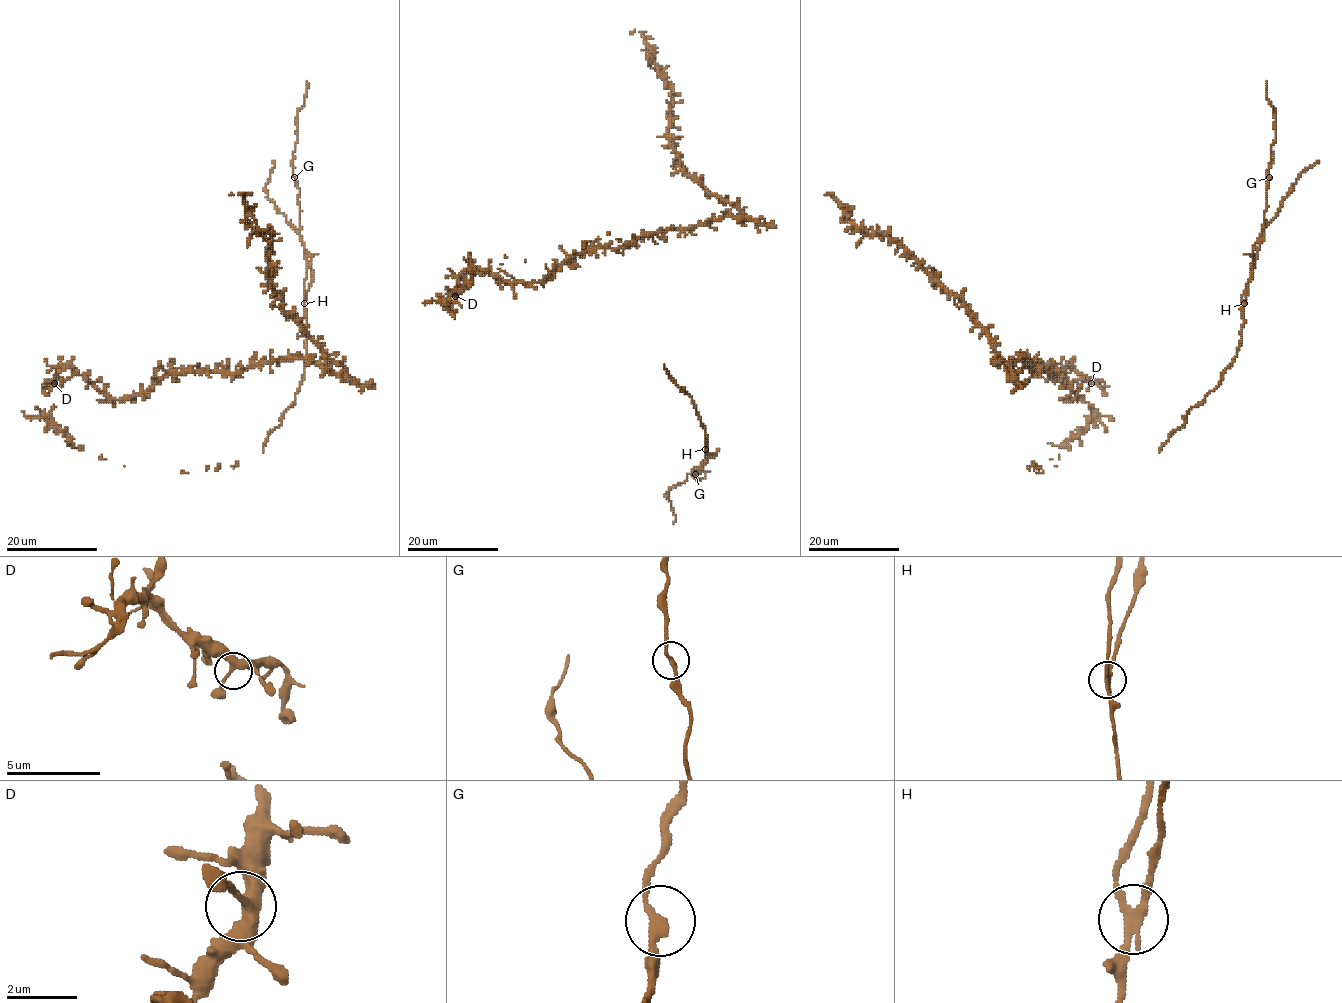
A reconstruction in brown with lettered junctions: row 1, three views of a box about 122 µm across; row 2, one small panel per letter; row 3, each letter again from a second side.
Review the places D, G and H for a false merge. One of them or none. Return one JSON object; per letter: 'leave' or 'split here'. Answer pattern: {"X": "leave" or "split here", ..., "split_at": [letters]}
{"D": "leave", "G": "leave", "H": "split here", "split_at": ["H"]}

